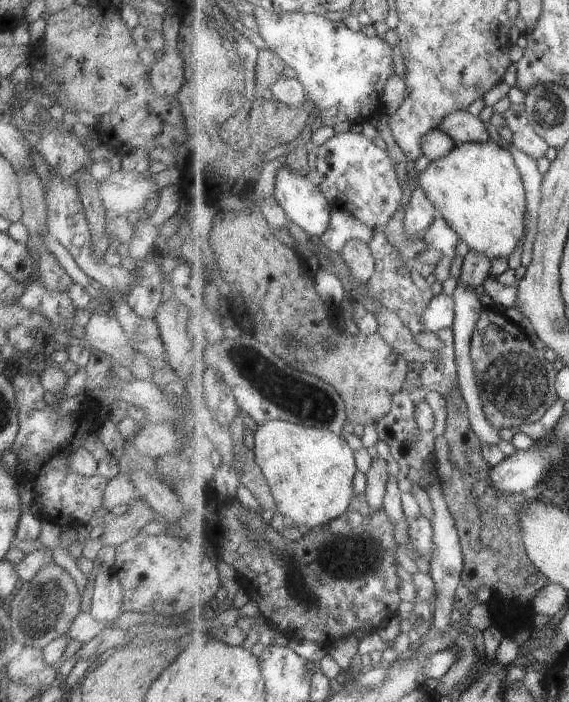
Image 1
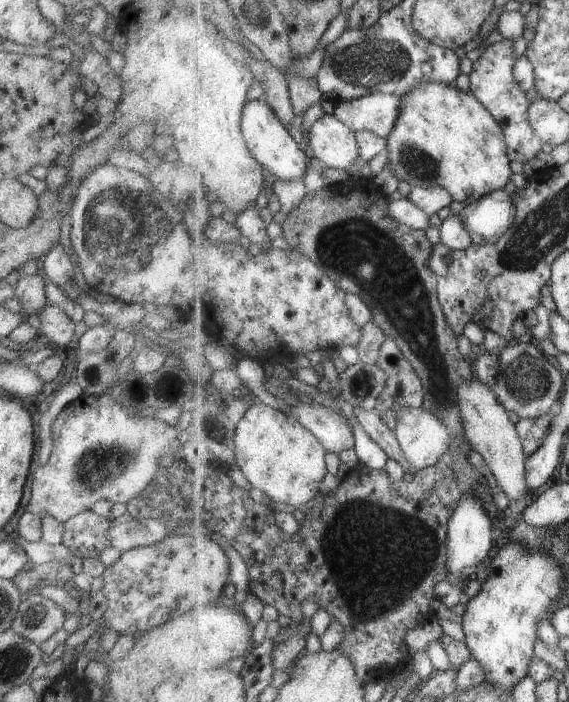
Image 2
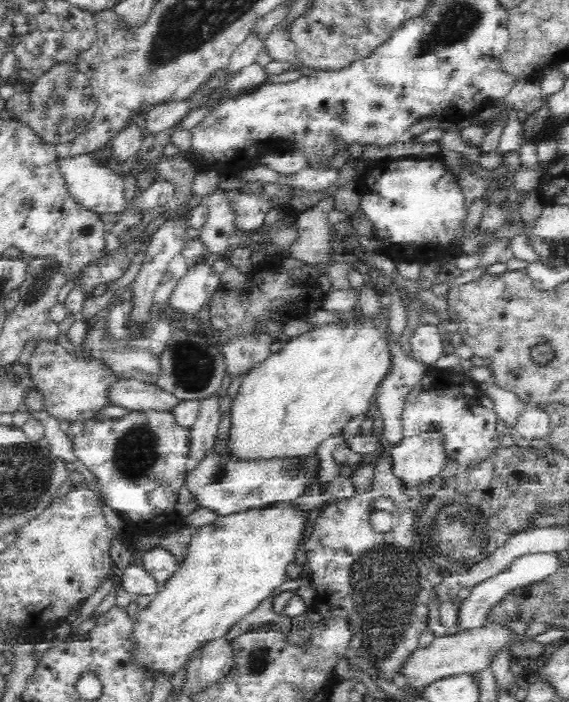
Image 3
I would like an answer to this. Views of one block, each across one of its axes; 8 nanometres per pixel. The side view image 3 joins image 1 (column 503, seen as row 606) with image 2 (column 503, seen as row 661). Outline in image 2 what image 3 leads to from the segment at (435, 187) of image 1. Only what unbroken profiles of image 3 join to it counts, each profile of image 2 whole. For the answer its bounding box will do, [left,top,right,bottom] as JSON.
[387,83,514,206]

